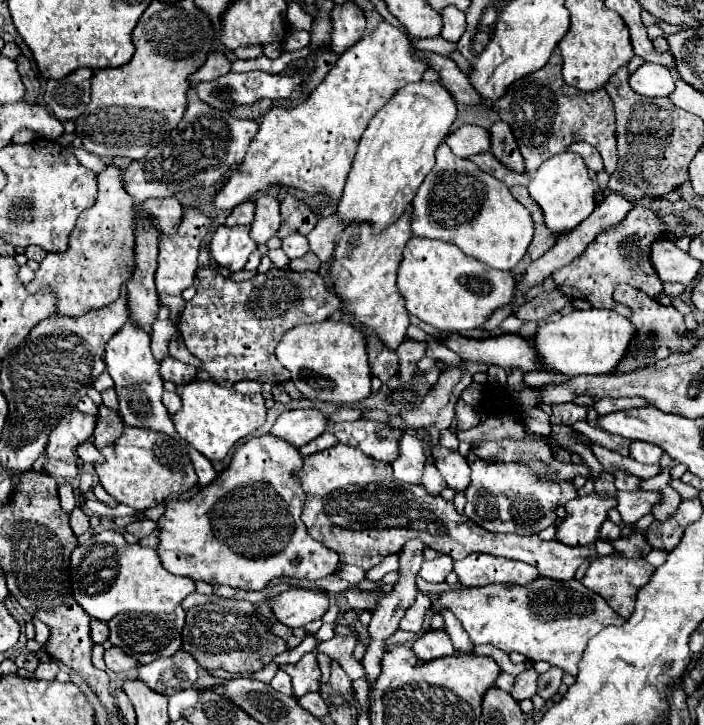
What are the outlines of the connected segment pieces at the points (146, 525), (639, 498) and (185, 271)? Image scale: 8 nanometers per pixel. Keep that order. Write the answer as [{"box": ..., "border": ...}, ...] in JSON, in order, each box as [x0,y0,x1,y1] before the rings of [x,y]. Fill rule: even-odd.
[{"box":[125,520,157,538],"border":[[[139,520],[139,522],[129,524],[125,530],[131,532],[133,536],[137,536],[137,538],[145,538],[145,536],[149,536],[155,528],[157,528],[157,524],[155,524],[153,520]]]},{"box":[617,492,661,524],"border":[[[617,492],[617,510],[623,524],[633,524],[641,516],[649,514],[653,504],[661,500],[659,492]]]},{"box":[155,208,211,296],"border":[[[185,208],[183,214],[183,222],[179,226],[179,232],[171,238],[161,238],[159,242],[159,266],[155,272],[155,284],[157,284],[157,292],[159,294],[167,294],[167,296],[179,296],[185,288],[193,286],[193,276],[197,270],[197,254],[199,254],[199,246],[203,236],[207,234],[211,224],[211,218],[205,216],[199,210],[191,210]]]}]

